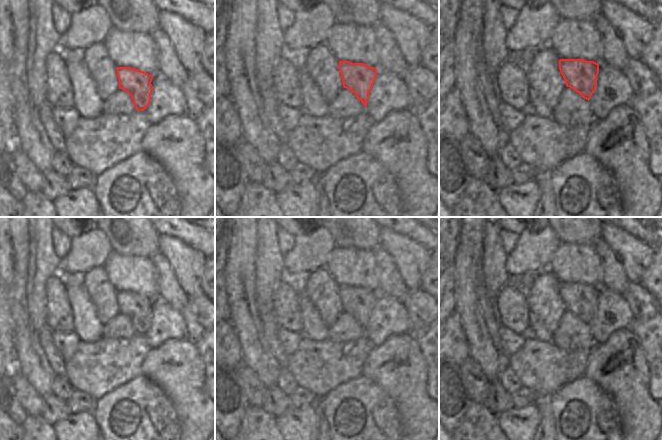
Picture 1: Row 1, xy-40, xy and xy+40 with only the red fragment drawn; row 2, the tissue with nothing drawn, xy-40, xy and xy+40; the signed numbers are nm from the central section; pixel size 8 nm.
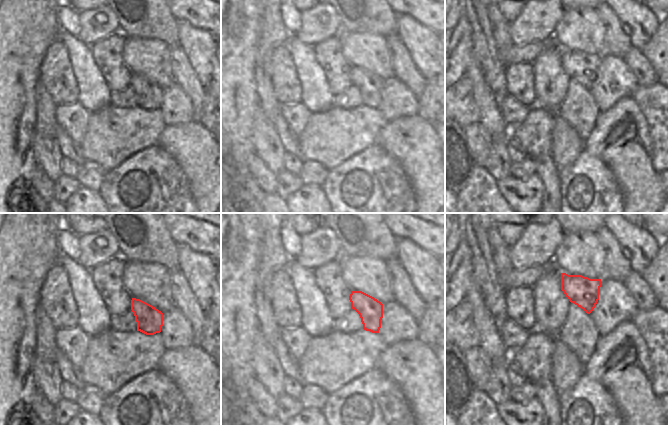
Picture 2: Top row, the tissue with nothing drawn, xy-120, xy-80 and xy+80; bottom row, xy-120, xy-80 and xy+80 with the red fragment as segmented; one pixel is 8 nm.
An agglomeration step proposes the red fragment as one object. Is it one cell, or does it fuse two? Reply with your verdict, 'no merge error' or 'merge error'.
merge error

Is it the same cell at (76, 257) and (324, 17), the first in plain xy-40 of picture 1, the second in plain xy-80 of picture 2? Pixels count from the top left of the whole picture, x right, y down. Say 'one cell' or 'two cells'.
one cell

